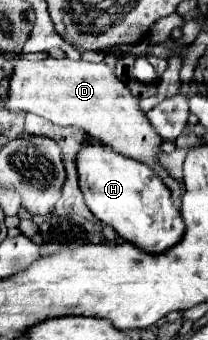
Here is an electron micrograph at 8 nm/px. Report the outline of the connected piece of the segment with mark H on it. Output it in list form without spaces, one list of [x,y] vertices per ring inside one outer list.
[[[88,139],[82,143],[76,155],[76,169],[78,169],[78,185],[84,195],[84,203],[88,209],[106,225],[110,225],[124,241],[138,245],[144,251],[166,251],[168,247],[176,245],[184,233],[184,221],[180,217],[178,207],[174,207],[170,199],[170,189],[162,183],[162,179],[144,163],[134,161],[122,153],[114,153],[112,147],[104,147],[104,143]]]

